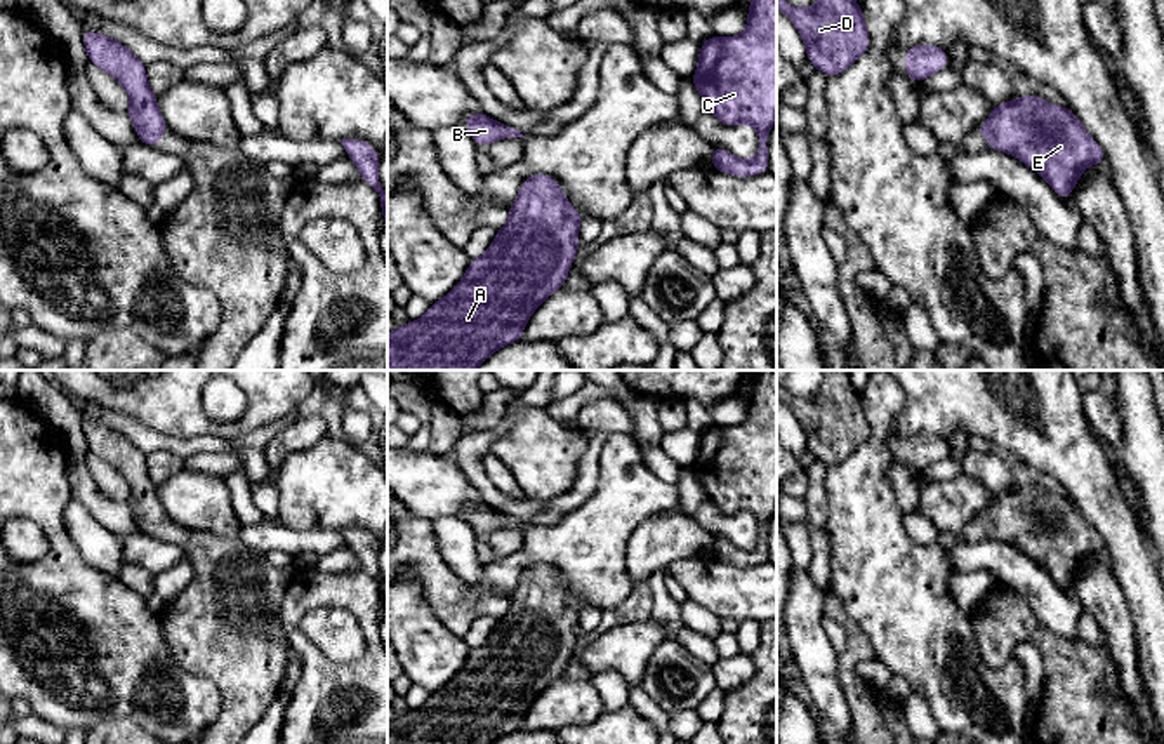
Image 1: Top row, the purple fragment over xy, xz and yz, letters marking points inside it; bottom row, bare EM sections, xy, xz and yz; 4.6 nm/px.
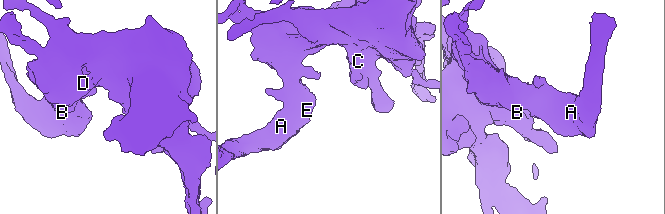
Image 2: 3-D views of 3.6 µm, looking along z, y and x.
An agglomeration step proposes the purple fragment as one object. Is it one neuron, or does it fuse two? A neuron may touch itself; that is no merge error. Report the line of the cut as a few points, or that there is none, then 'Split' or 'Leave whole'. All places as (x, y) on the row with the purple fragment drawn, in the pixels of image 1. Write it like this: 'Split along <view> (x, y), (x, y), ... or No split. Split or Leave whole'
No split. Leave whole

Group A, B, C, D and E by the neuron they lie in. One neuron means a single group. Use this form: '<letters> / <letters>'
A B C D E

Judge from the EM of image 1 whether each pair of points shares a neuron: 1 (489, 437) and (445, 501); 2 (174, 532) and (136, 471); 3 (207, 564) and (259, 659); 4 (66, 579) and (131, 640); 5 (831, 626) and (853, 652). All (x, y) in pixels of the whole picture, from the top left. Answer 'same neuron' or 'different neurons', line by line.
1: different neurons
2: same neuron
3: same neuron
4: same neuron
5: different neurons

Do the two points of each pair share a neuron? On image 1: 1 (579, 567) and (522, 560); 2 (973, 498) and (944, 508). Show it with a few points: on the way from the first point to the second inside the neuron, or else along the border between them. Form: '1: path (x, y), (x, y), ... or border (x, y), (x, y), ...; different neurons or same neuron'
1: path (565, 553), (535, 553); same neuron
2: path (966, 501), (951, 506); same neuron

